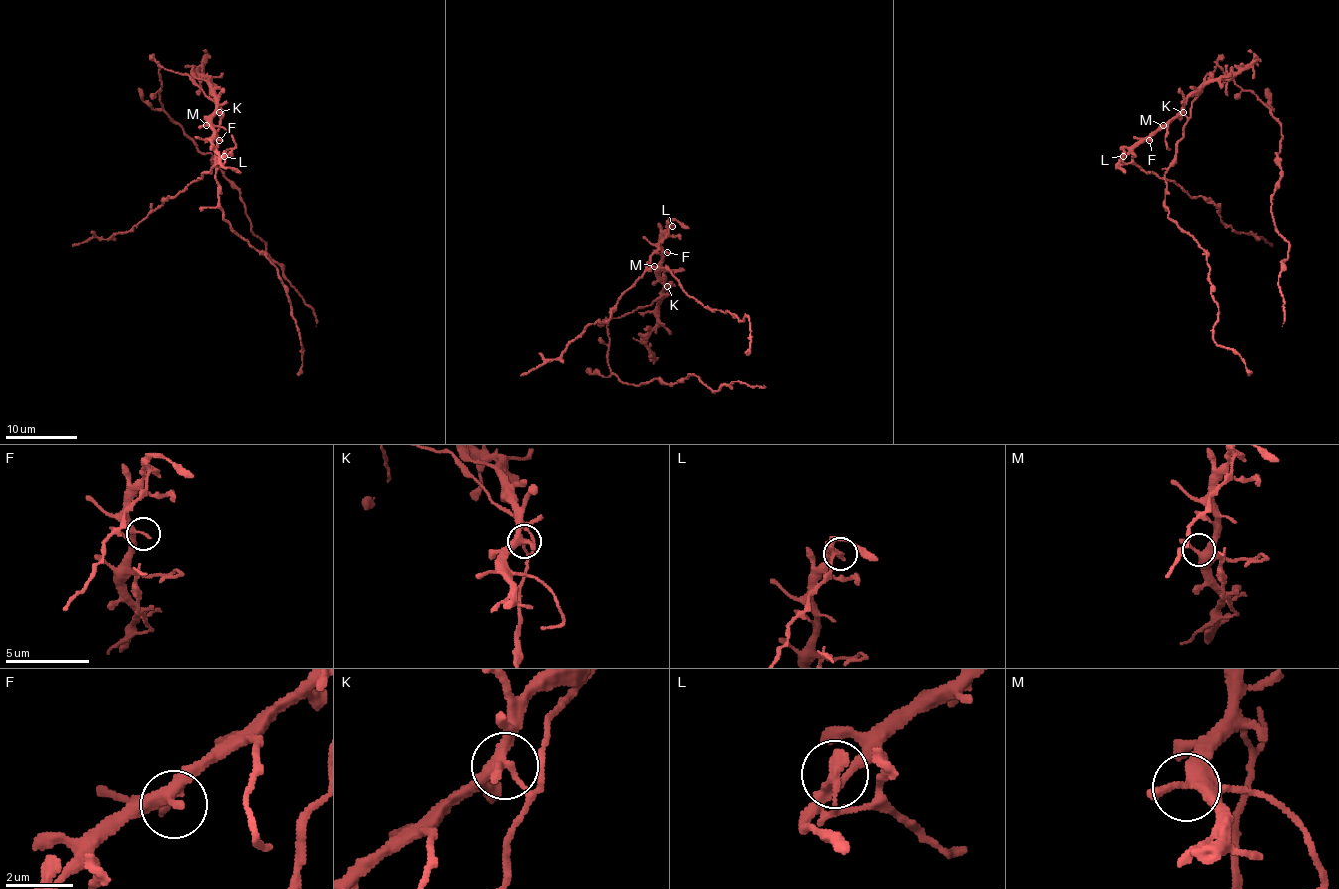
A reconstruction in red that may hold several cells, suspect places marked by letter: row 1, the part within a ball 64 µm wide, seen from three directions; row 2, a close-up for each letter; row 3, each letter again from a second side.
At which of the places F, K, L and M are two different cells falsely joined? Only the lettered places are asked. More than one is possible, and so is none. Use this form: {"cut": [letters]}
{"cut": ["K", "L"]}

